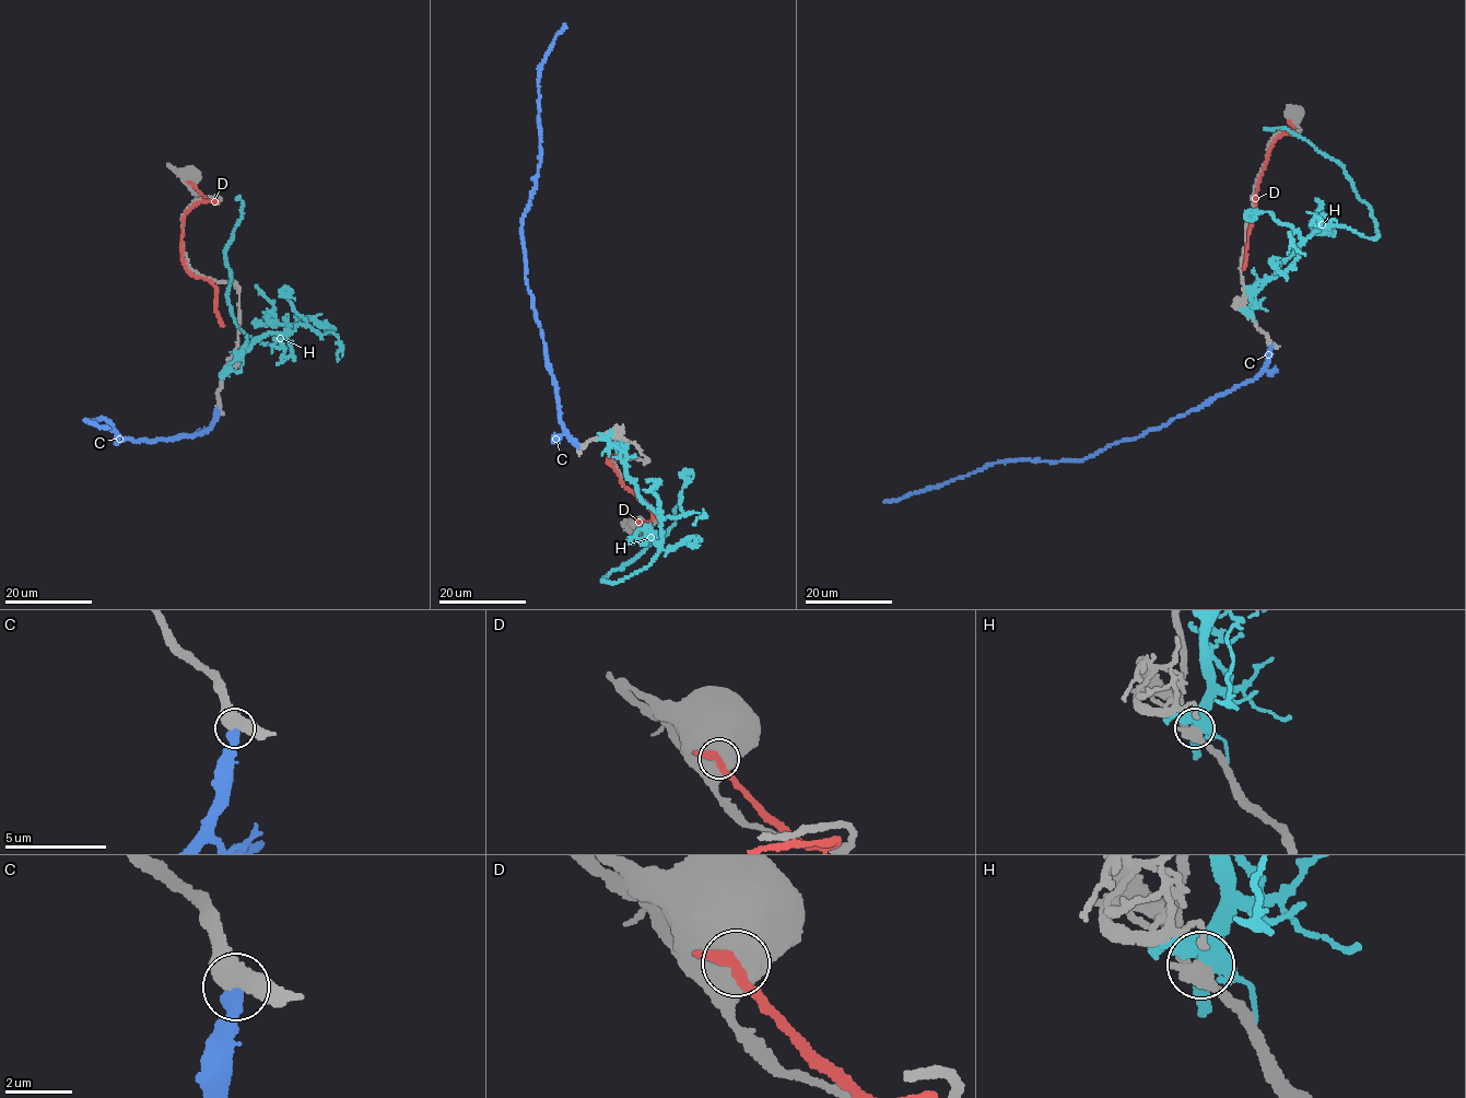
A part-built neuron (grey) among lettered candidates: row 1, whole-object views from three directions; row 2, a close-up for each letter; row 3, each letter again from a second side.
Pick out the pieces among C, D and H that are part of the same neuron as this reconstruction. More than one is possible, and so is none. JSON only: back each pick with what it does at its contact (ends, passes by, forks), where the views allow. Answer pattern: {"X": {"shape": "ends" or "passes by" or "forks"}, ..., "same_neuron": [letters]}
{"C": {"shape": "ends"}, "same_neuron": ["C"]}

